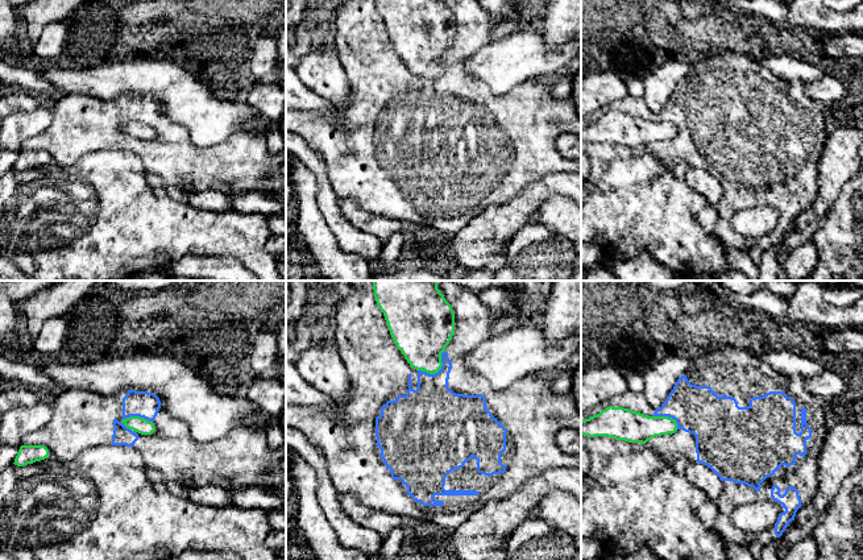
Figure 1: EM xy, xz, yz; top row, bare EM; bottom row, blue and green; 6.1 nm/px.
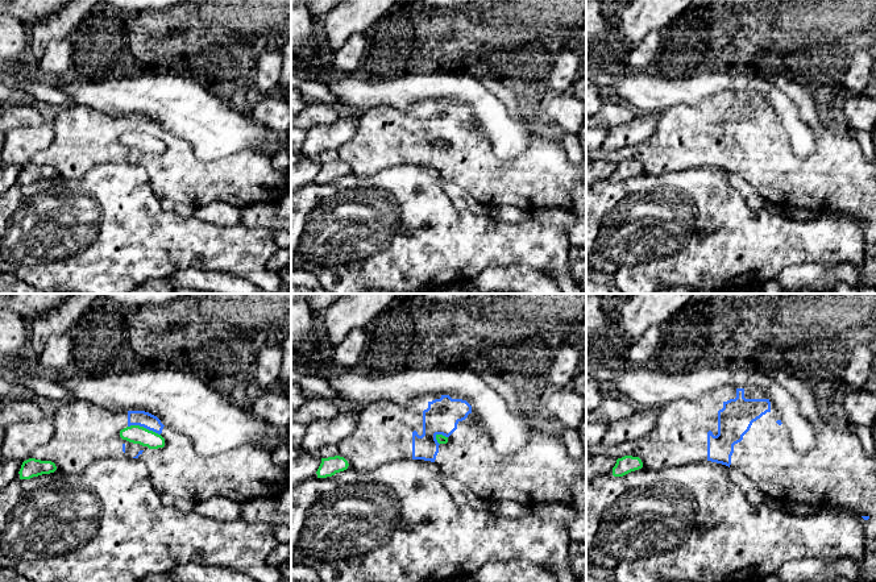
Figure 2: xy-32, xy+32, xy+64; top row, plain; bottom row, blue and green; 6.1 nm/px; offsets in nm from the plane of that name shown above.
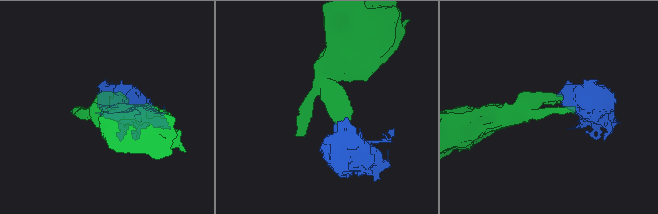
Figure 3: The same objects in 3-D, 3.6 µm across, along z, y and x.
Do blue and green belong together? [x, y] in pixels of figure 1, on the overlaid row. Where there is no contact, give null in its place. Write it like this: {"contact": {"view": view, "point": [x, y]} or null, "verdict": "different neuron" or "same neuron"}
{"contact": {"view": "xz", "point": [439, 370]}, "verdict": "different neuron"}

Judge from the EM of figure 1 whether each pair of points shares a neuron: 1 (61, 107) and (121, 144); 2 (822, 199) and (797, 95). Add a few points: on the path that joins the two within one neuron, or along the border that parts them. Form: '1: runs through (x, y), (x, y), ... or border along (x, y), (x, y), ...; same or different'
1: runs through (75, 117), (82, 124), (95, 124), (107, 135); same
2: border along (825, 145), (817, 164), (817, 194), (814, 199); different

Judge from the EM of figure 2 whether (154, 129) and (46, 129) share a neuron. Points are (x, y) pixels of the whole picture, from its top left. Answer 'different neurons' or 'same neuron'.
different neurons

